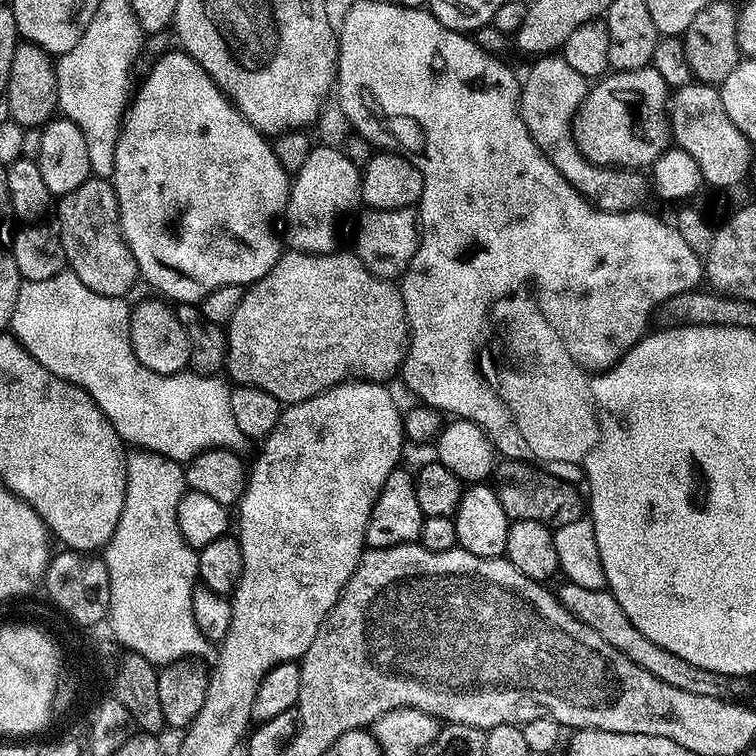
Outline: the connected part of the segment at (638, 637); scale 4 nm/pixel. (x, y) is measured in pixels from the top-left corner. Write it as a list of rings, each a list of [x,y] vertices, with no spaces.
[[[567,582],[561,583],[558,599],[560,605],[578,622],[590,626],[598,638],[606,638],[614,650],[626,654],[630,662],[642,666],[654,678],[666,682],[670,686],[675,686],[677,690],[686,690],[686,694],[702,694],[702,698],[718,698],[725,702],[738,702],[752,692],[753,681],[746,676],[727,676],[718,674],[714,670],[706,670],[706,666],[694,666],[694,662],[686,662],[686,658],[678,658],[678,654],[670,654],[658,642],[650,642],[642,630],[634,626],[634,622],[622,610],[622,606],[612,597],[612,593],[607,590],[586,590],[582,586],[574,586]]]

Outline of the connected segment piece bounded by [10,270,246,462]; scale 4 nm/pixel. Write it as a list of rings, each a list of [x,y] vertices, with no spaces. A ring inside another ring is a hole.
[[[71,270],[59,272],[54,278],[46,278],[46,282],[25,280],[18,290],[10,332],[35,360],[46,366],[46,370],[85,388],[125,445],[157,452],[177,462],[187,462],[212,448],[240,450],[246,444],[246,438],[242,430],[238,430],[238,422],[234,422],[234,413],[230,411],[232,388],[229,381],[220,380],[219,375],[200,376],[191,370],[169,376],[146,370],[146,366],[138,362],[130,342],[128,302],[118,296],[103,296],[90,290]]]

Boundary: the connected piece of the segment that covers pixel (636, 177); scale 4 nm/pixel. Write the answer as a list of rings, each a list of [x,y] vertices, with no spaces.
[[[544,54],[524,76],[524,84],[519,85],[520,115],[526,122],[530,138],[546,154],[548,161],[574,186],[585,200],[601,208],[603,212],[630,212],[641,207],[644,195],[650,192],[650,184],[645,173],[640,170],[625,170],[615,166],[596,164],[582,154],[572,136],[573,120],[580,104],[588,96],[589,77],[578,74],[570,67],[563,55]]]

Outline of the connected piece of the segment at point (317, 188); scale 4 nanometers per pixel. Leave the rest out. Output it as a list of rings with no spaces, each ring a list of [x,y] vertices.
[[[323,146],[313,147],[306,162],[295,173],[290,184],[286,217],[288,229],[282,232],[289,249],[297,252],[309,252],[315,256],[324,256],[337,251],[336,223],[343,212],[348,212],[357,203],[361,203],[360,178],[361,169],[339,148]]]

